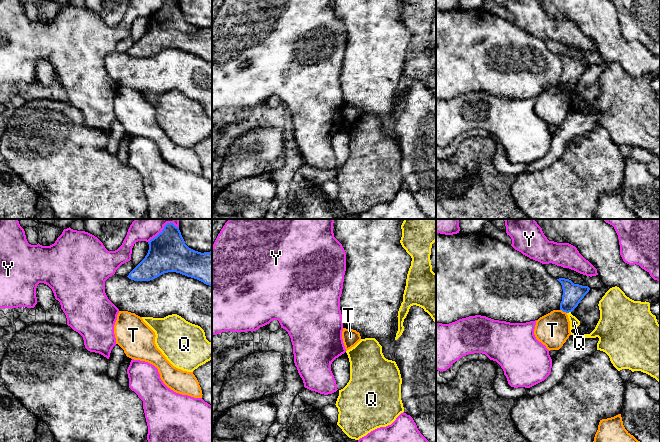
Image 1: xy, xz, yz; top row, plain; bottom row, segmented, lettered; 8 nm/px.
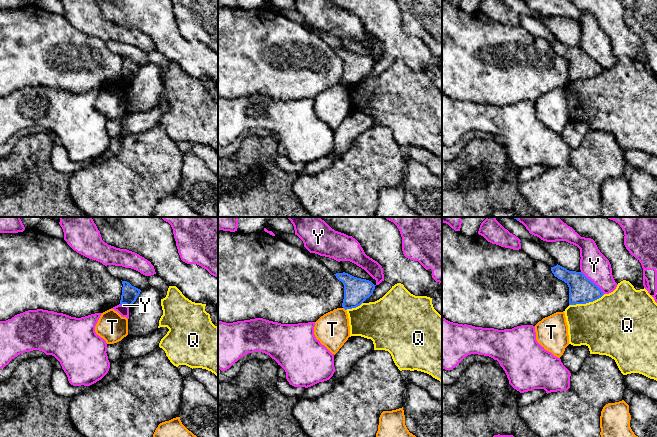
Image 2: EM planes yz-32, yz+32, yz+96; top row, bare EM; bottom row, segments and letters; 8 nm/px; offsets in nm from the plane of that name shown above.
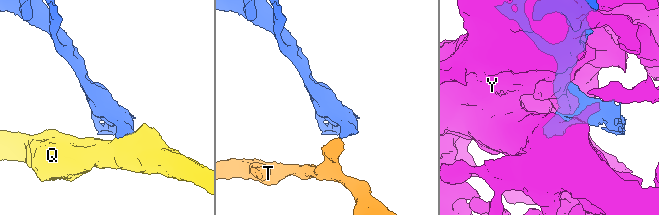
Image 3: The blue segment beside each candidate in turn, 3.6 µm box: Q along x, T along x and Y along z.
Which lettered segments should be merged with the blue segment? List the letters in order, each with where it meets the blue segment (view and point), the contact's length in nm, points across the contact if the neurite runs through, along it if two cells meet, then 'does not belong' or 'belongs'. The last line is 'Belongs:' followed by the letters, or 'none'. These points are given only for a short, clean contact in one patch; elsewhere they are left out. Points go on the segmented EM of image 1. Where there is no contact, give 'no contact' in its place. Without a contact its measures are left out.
Q: meets blue in yz at (568, 312); contact 40 nm long; border along yz (570, 311), (567, 313); does not belong
T: meets blue in yz at (563, 311); contact 70 nm long; border along yz (560, 309), (566, 313); does not belong
Y: meets blue in xy at (164, 228); contact 280 nm long; does not belong
Belongs: none

